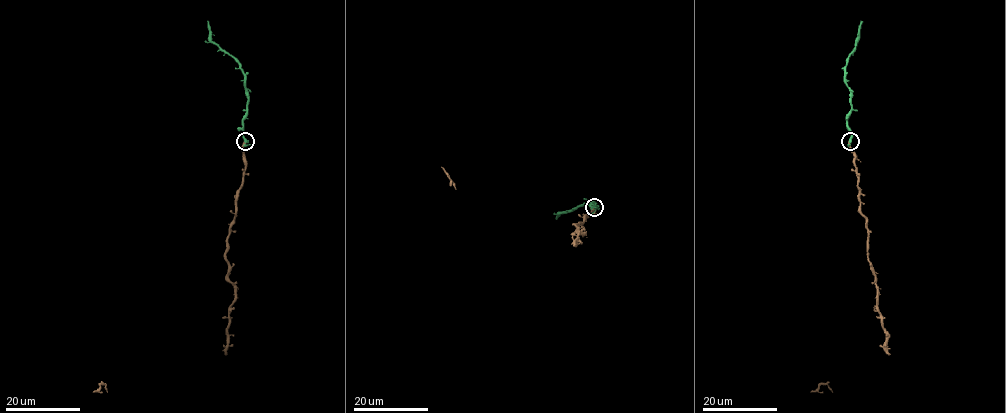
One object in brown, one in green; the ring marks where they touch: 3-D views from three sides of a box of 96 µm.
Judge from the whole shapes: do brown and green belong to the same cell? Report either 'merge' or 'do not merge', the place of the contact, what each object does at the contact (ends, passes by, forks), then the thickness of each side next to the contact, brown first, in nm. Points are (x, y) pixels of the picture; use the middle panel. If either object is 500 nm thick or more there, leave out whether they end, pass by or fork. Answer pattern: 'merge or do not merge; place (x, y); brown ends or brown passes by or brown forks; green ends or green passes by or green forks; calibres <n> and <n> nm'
merge; place (594, 207); brown ends; green passes by; calibres 460 and 440 nm

